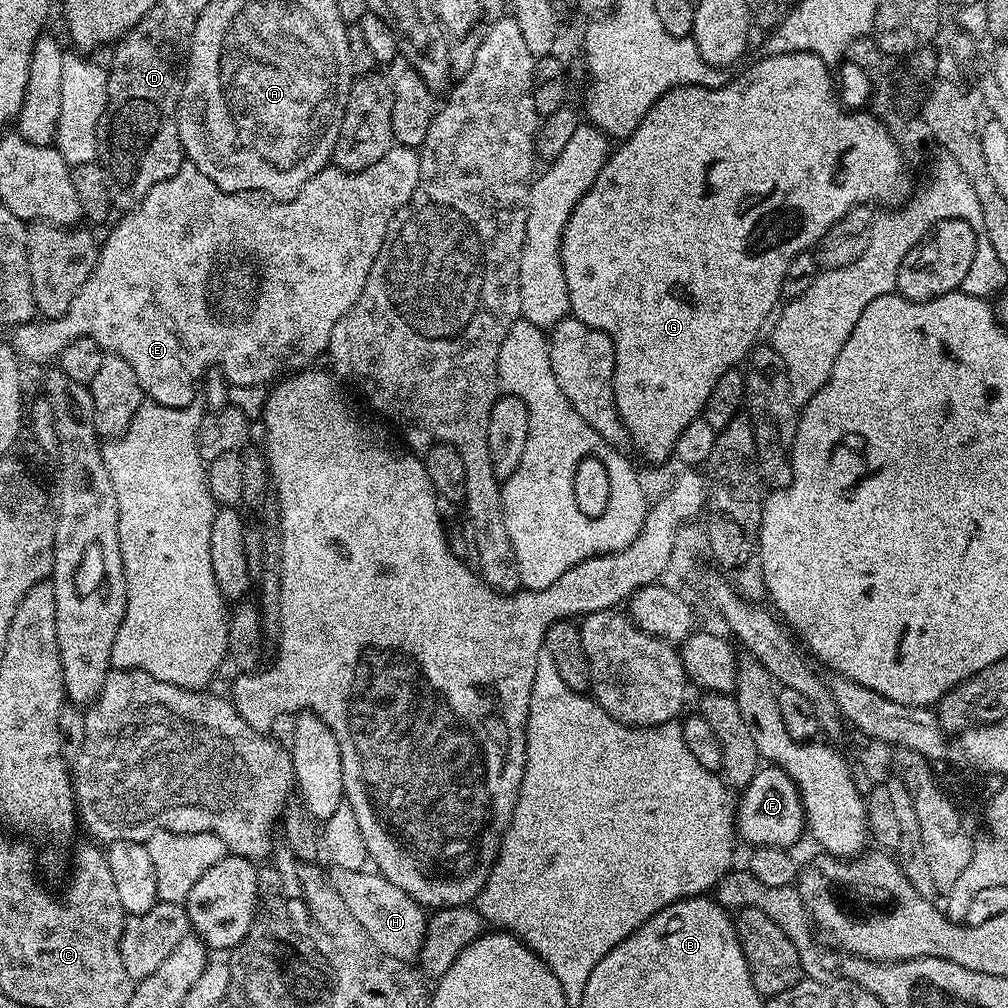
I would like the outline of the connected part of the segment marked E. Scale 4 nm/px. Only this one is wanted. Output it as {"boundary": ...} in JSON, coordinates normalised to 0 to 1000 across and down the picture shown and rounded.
{"boundary":[[[390,145],[379,157],[375,157],[375,161],[371,161],[371,165],[363,165],[363,169],[358,171],[340,171],[337,167],[326,165],[320,167],[315,173],[312,173],[312,177],[308,177],[308,181],[304,181],[304,185],[300,185],[298,191],[290,198],[279,198],[277,200],[262,200],[266,202],[253,202],[253,197],[247,196],[242,192],[232,190],[222,190],[212,181],[208,181],[208,177],[204,177],[204,173],[200,173],[200,169],[196,169],[196,165],[192,165],[189,161],[184,161],[179,164],[177,173],[173,173],[165,181],[157,181],[157,185],[153,185],[153,188],[149,188],[141,196],[141,200],[136,202],[133,208],[127,208],[122,211],[123,214],[115,223],[110,223],[111,231],[99,242],[99,254],[95,257],[93,268],[89,272],[89,276],[85,276],[85,280],[81,280],[81,288],[77,288],[77,292],[73,292],[73,300],[69,300],[69,308],[65,308],[65,312],[61,313],[53,313],[51,315],[36,315],[26,321],[17,321],[11,326],[12,337],[10,336],[10,344],[21,358],[29,357],[32,361],[44,361],[47,357],[55,358],[59,354],[62,347],[65,347],[65,343],[69,343],[69,339],[73,339],[73,335],[81,335],[88,333],[93,335],[93,339],[97,339],[97,343],[102,345],[104,350],[112,353],[120,353],[125,355],[125,359],[129,359],[133,371],[137,371],[137,379],[139,386],[142,387],[144,394],[152,401],[160,401],[161,403],[169,403],[170,405],[182,405],[185,400],[185,392],[183,393],[183,381],[190,381],[194,376],[197,378],[207,367],[217,367],[227,382],[249,383],[250,381],[265,382],[266,377],[273,378],[275,375],[281,374],[283,371],[289,371],[299,368],[311,359],[316,353],[320,354],[325,348],[325,340],[327,339],[327,331],[331,331],[331,323],[335,323],[335,315],[339,315],[347,308],[347,304],[351,304],[351,300],[355,300],[355,292],[359,292],[359,284],[363,284],[363,276],[367,272],[367,264],[371,264],[371,256],[375,256],[375,252],[381,243],[381,237],[385,231],[387,220],[391,216],[391,212],[395,208],[399,208],[399,204],[403,204],[403,200],[407,196],[407,192],[411,192],[411,188],[415,185],[415,169],[417,168],[417,152],[411,147],[399,147]]]}

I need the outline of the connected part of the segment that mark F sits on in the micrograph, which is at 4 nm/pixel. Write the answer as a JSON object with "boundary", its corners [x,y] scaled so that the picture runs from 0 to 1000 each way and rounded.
{"boundary":[[[755,761],[733,790],[734,799],[731,797],[728,802],[728,816],[733,832],[738,832],[742,839],[785,842],[786,836],[794,828],[799,828],[798,797],[794,785],[784,768],[774,761]]]}

